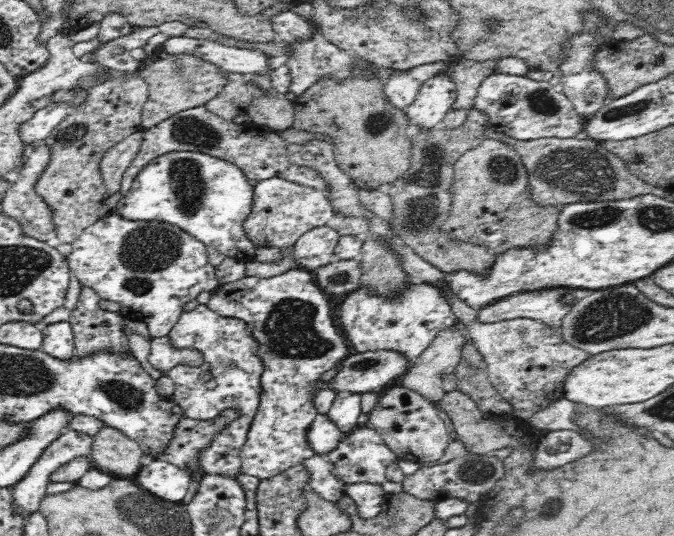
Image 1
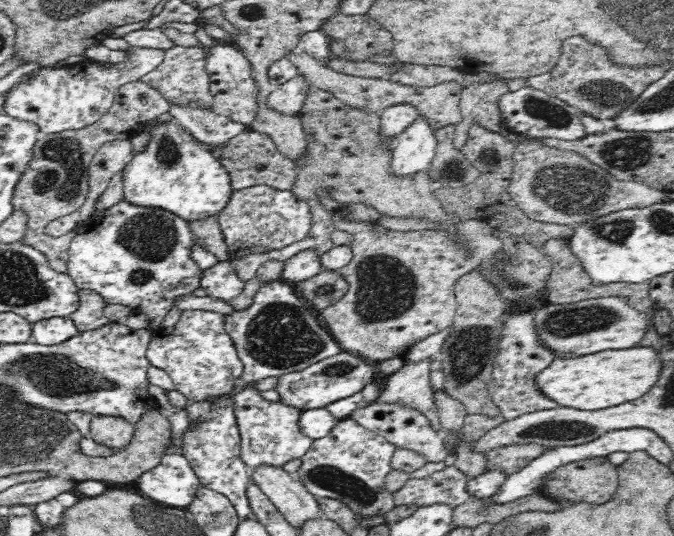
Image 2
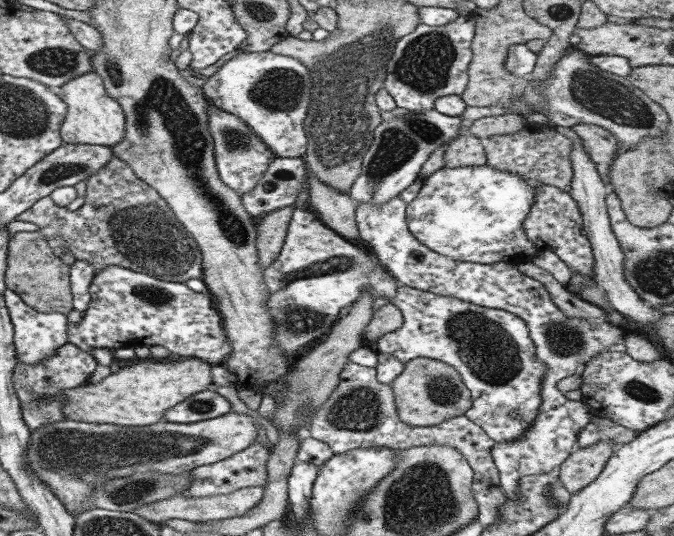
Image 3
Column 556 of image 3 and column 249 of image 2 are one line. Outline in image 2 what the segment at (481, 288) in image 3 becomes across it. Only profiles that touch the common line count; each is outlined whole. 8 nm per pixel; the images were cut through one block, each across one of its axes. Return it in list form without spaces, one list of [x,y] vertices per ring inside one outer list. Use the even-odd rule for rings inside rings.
[[[283,280],[262,284],[257,294],[253,296],[250,306],[244,311],[235,311],[234,314],[225,316],[226,332],[231,336],[243,364],[242,383],[246,383],[246,386],[242,392],[233,396],[233,411],[241,436],[240,458],[251,469],[262,465],[284,467],[289,460],[300,459],[312,446],[313,439],[302,433],[299,427],[299,416],[302,410],[283,405],[278,401],[267,401],[261,396],[262,392],[252,388],[252,384],[265,378],[280,377],[289,372],[301,371],[320,360],[340,354],[342,350],[339,344],[318,322],[317,317],[318,314],[314,308],[308,306],[303,297],[297,294],[295,286]]]

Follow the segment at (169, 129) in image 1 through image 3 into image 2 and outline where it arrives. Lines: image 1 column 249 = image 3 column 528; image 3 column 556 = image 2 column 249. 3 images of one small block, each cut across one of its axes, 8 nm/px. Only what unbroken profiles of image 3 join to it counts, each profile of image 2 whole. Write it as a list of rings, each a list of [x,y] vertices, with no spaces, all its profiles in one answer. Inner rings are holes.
[[[254,130],[237,134],[230,138],[222,150],[220,157],[224,168],[228,171],[233,191],[265,184],[274,190],[290,191],[296,180],[295,162],[283,155],[276,146],[276,143],[268,134]]]

